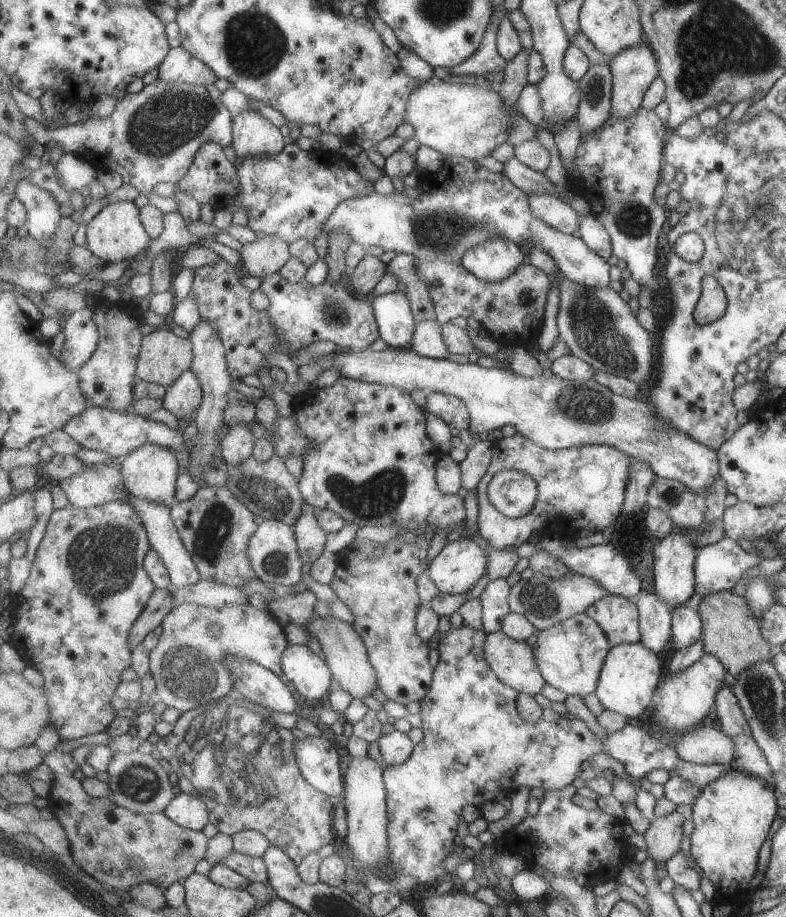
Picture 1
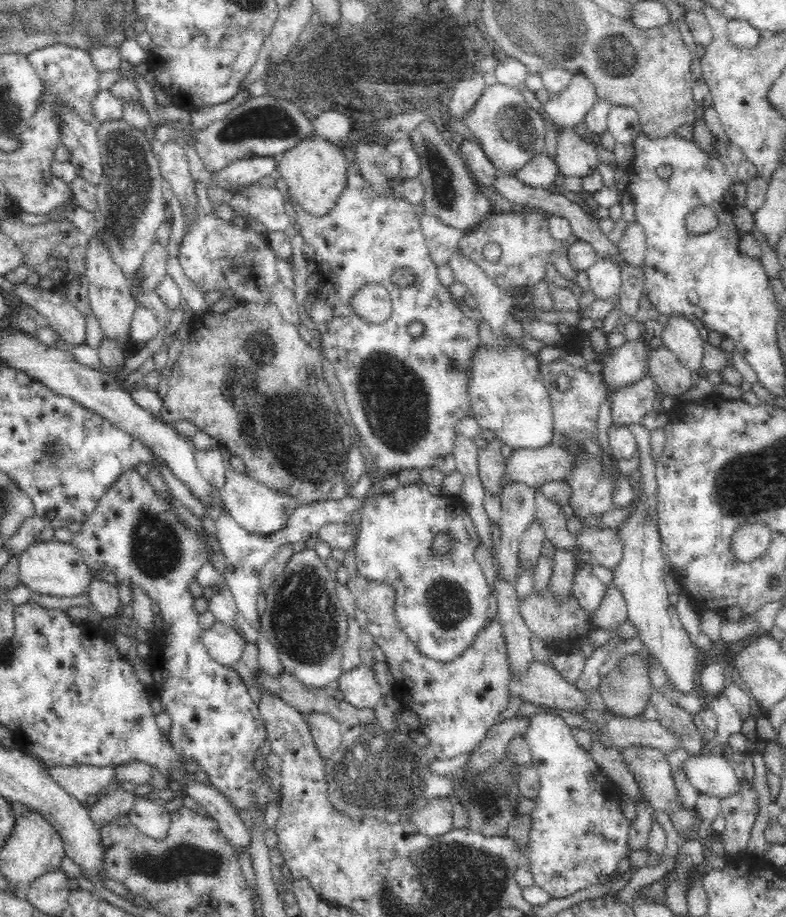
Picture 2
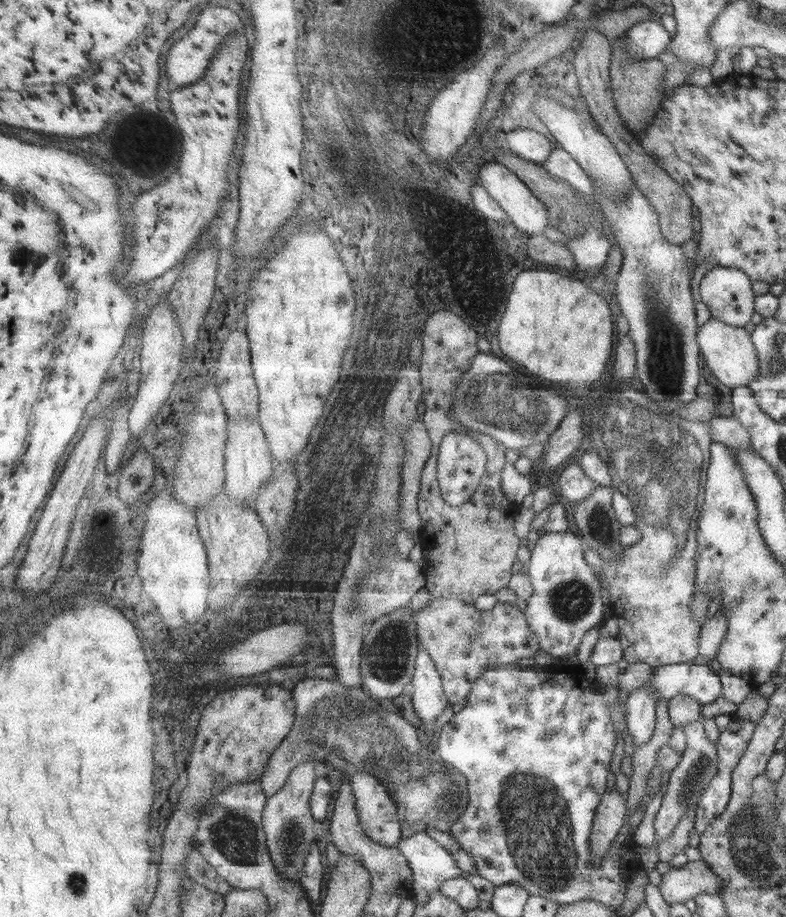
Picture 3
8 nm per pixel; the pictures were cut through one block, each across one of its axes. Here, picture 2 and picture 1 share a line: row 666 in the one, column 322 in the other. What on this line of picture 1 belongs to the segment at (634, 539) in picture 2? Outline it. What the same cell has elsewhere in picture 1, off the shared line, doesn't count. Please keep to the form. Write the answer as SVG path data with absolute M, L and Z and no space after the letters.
M291 644L283 657L287 681L303 695L307 703L320 703L336 682L328 661L310 646Z

